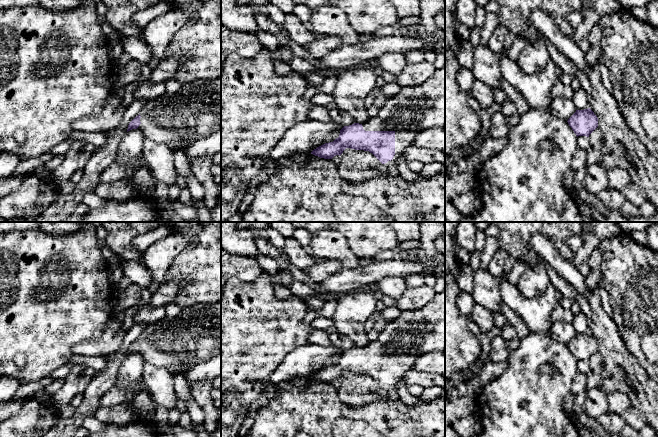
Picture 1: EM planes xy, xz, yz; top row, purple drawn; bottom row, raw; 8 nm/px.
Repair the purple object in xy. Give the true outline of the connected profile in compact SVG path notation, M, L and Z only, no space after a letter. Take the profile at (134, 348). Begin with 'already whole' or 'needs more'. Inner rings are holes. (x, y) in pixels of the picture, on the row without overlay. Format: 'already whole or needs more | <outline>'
needs more | M221 302L194 305L181 309L180 315L174 320L164 318L148 324L141 337L129 347L127 356L137 352L145 362L164 368L173 363L182 363L193 369L209 361L221 352Z

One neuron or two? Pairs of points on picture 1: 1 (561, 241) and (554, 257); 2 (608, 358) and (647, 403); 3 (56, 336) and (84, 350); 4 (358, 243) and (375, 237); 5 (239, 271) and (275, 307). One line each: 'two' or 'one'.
1: two
2: one
3: two
4: one
5: two

